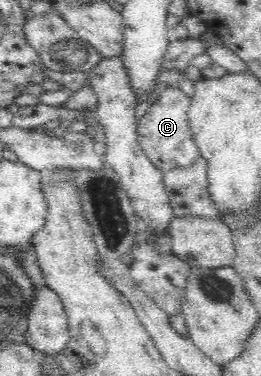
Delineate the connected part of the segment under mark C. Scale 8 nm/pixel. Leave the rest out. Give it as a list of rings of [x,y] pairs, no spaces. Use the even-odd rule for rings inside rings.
[[[168,87],[138,121],[138,143],[145,156],[163,174],[177,167],[191,167],[200,157],[188,120],[191,98],[181,89]]]

